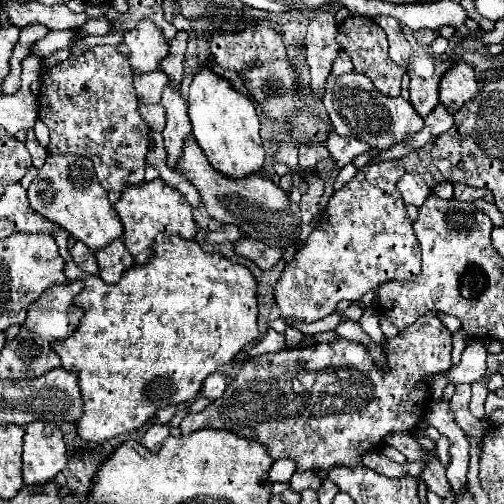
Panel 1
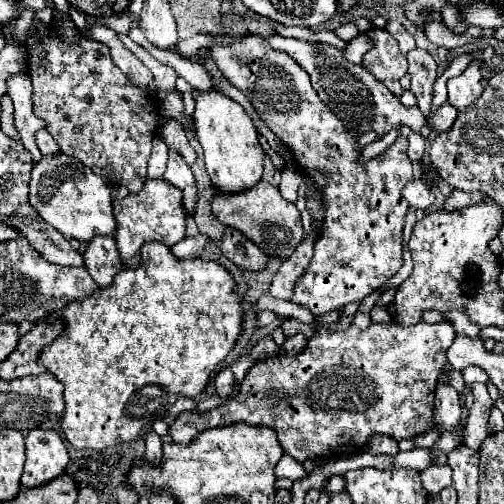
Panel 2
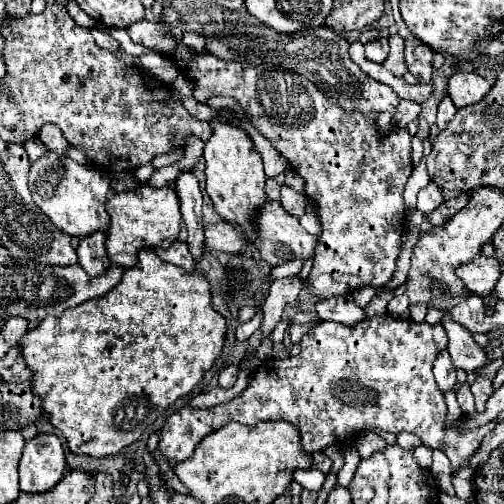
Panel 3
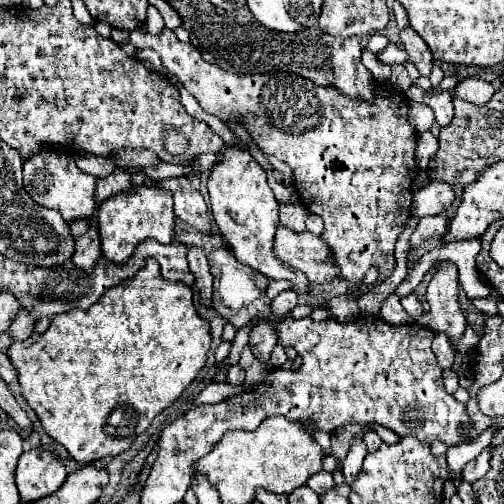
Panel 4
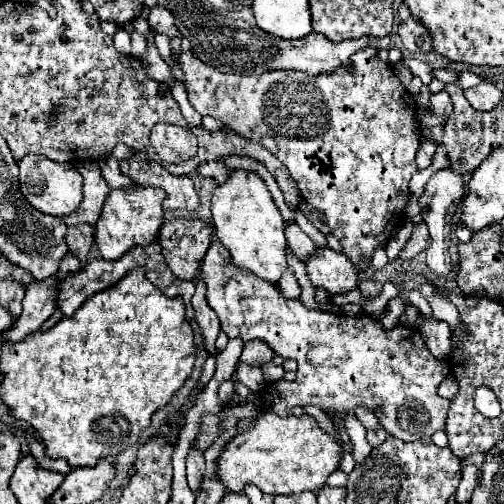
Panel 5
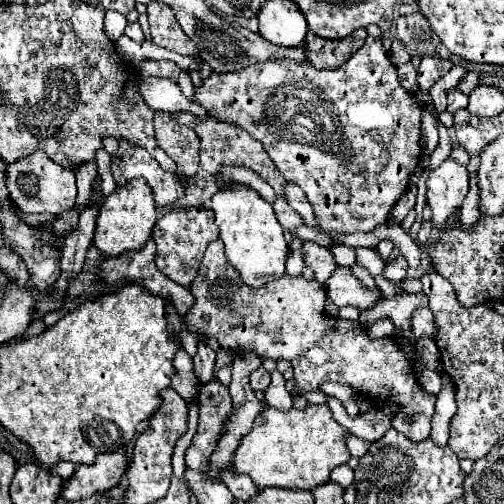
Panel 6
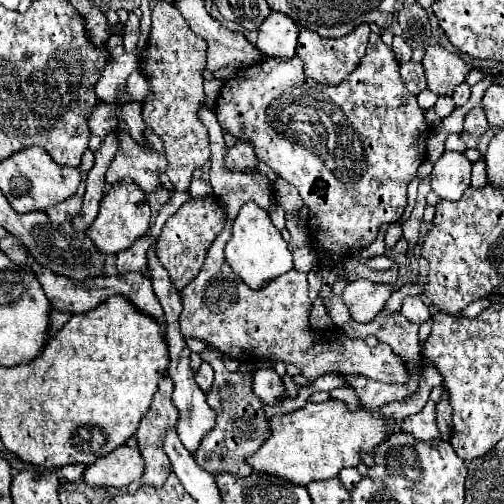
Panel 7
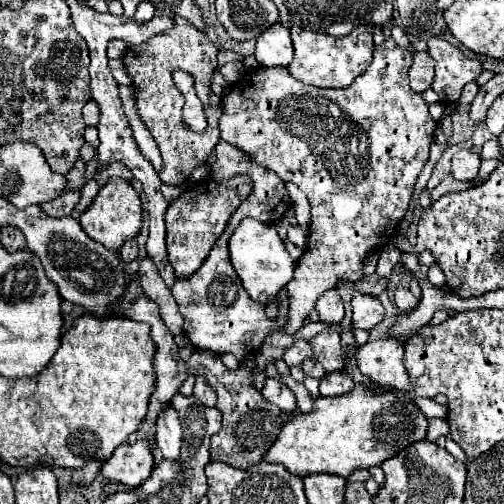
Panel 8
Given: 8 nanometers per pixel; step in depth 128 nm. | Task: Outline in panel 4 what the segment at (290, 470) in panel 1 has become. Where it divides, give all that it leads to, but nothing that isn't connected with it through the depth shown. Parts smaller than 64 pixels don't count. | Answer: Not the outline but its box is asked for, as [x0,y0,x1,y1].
[308,470,334,494]

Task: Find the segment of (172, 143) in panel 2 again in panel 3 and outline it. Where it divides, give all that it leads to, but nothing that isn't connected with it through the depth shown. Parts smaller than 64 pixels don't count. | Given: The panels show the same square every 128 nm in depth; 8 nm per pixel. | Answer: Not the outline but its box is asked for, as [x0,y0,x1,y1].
[152,148,184,168]

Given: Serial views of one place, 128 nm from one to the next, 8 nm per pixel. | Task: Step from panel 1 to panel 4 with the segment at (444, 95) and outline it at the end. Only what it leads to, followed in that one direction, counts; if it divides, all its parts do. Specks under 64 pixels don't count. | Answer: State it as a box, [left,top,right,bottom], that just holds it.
[456,78,494,104]

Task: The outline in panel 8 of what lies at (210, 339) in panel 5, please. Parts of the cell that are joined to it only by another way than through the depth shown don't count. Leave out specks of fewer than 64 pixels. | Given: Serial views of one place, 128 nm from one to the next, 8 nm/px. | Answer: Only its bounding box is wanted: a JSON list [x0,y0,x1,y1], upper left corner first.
[194,376,216,406]

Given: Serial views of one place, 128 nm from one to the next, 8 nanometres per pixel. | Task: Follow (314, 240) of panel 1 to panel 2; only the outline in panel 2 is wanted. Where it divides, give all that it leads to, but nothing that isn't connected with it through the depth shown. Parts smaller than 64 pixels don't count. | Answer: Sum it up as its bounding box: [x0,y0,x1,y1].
[212,36,412,316]

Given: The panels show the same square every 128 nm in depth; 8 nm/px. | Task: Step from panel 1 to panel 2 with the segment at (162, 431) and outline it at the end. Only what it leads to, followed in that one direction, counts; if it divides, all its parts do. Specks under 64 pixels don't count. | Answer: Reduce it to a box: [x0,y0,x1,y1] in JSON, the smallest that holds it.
[146,432,162,468]

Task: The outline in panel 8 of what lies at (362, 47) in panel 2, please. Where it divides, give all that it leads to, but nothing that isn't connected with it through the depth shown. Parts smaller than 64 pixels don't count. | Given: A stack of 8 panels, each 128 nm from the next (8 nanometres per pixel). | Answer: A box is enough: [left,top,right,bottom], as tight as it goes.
[428,38,482,104]

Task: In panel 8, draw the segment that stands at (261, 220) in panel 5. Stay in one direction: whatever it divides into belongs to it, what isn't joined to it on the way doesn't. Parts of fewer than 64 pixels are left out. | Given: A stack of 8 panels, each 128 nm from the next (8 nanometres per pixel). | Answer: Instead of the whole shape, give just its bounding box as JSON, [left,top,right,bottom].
[228,218,296,304]

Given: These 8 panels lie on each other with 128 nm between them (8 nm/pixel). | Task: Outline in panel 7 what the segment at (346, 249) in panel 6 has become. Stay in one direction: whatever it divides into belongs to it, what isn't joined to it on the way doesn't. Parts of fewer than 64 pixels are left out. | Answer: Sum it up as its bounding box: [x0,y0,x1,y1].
[366,256,396,270]

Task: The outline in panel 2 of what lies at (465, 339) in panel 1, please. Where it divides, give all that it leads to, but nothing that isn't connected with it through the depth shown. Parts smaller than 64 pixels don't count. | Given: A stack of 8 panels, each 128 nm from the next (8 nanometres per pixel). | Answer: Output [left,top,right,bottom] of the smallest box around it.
[444,310,480,338]

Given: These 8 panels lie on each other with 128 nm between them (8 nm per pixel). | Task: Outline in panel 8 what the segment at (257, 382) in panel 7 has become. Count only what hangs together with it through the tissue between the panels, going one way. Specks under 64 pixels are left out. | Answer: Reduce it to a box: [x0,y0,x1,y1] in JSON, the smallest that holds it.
[262,378,298,414]

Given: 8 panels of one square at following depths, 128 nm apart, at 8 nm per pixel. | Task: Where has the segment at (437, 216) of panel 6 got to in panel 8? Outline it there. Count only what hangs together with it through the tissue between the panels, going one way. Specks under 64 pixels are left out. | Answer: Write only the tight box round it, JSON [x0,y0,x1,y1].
[452,148,480,182]

